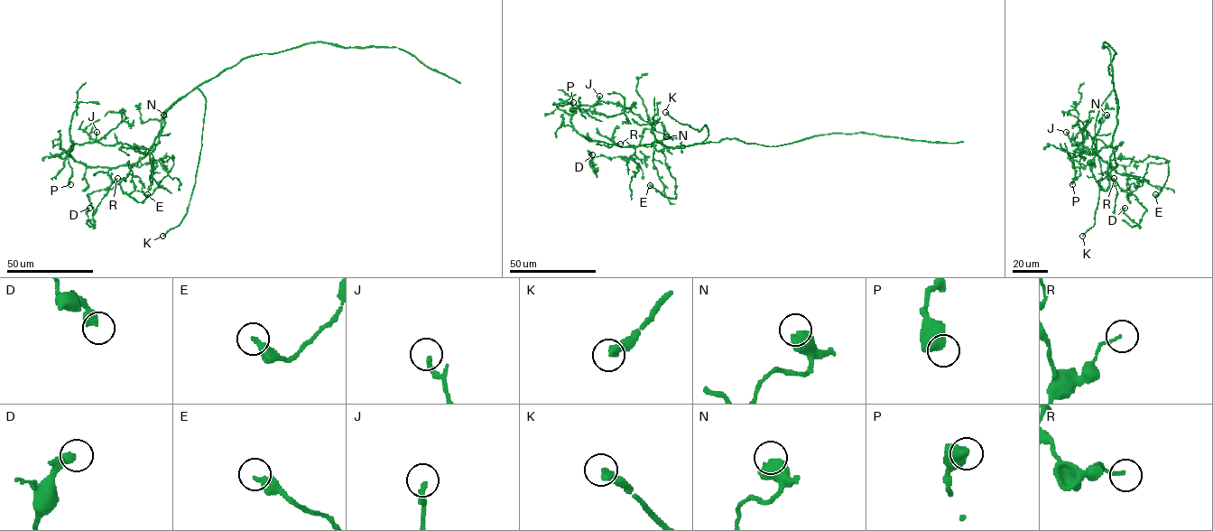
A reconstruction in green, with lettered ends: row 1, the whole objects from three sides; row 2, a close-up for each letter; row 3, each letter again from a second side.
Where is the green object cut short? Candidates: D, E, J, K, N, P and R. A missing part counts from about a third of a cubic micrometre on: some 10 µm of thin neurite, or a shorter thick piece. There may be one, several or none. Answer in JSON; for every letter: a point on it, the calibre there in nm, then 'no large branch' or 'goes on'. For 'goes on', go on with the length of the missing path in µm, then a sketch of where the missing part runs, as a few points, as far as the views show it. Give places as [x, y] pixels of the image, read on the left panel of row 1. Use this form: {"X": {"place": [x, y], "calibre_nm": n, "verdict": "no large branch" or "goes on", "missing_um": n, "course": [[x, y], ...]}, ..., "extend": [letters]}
{"D": {"place": [89, 208], "calibre_nm": 400, "verdict": "no large branch"}, "E": {"place": [147, 194], "calibre_nm": 320, "verdict": "no large branch"}, "J": {"place": [97, 132], "calibre_nm": 220, "verdict": "no large branch"}, "K": {"place": [162, 236], "calibre_nm": 400, "verdict": "goes on", "missing_um": 15}, "N": {"place": [163, 115], "calibre_nm": 650, "verdict": "no large branch"}, "P": {"place": [70, 184], "calibre_nm": 650, "verdict": "no large branch"}, "R": {"place": [117, 178], "calibre_nm": 100, "verdict": "no large branch"}, "extend": ["K"]}

